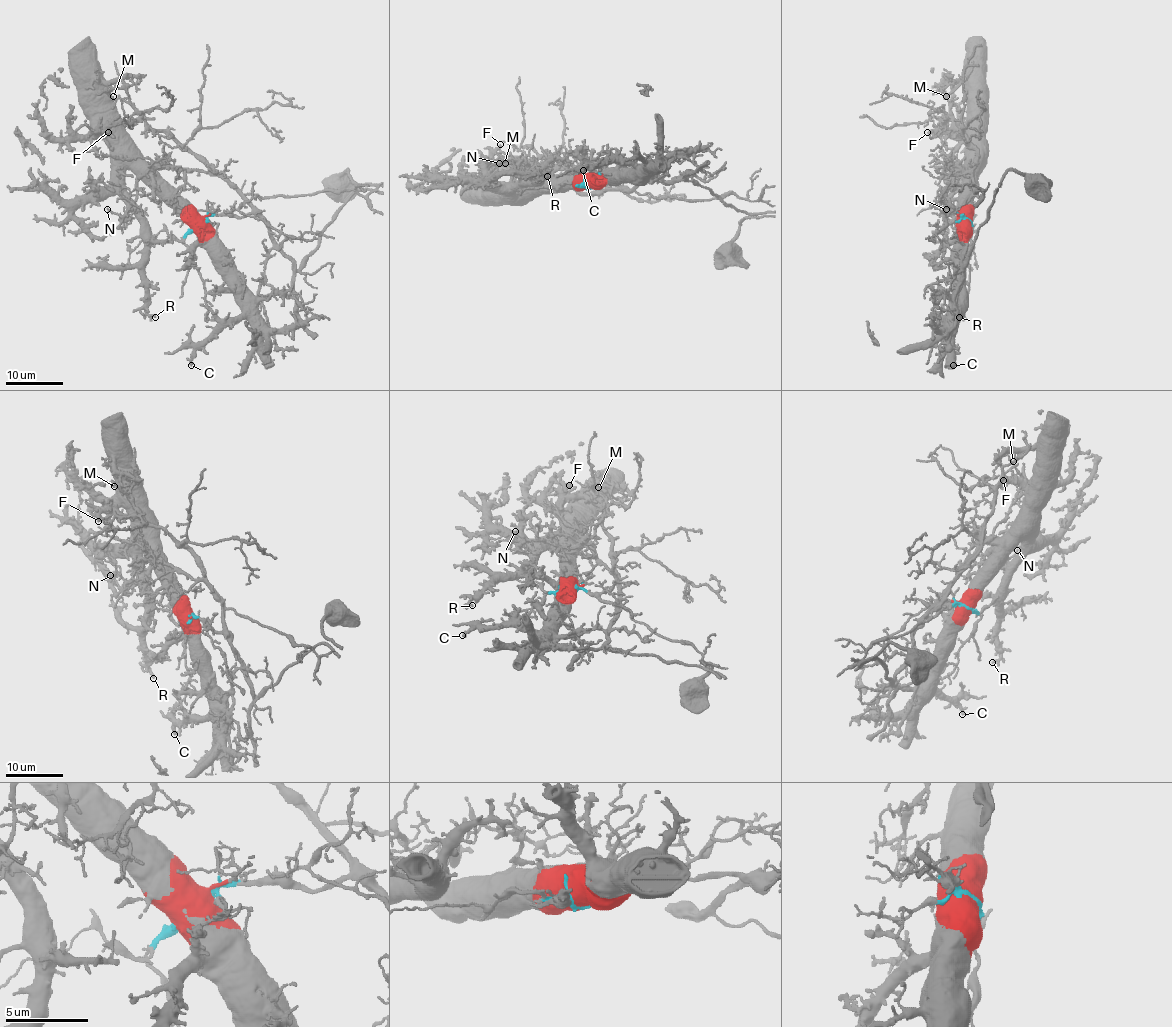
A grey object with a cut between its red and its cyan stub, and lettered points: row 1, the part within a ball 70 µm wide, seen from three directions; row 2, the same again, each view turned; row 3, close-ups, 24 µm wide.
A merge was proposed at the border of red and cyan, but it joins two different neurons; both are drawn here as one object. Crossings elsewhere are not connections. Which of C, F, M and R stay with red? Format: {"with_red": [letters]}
{"with_red": ["C", "F", "R"]}

